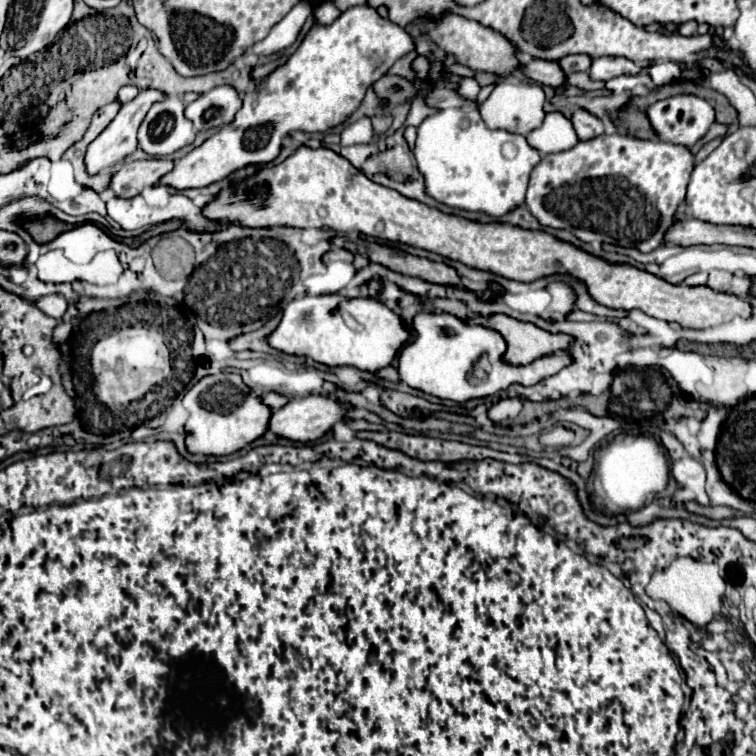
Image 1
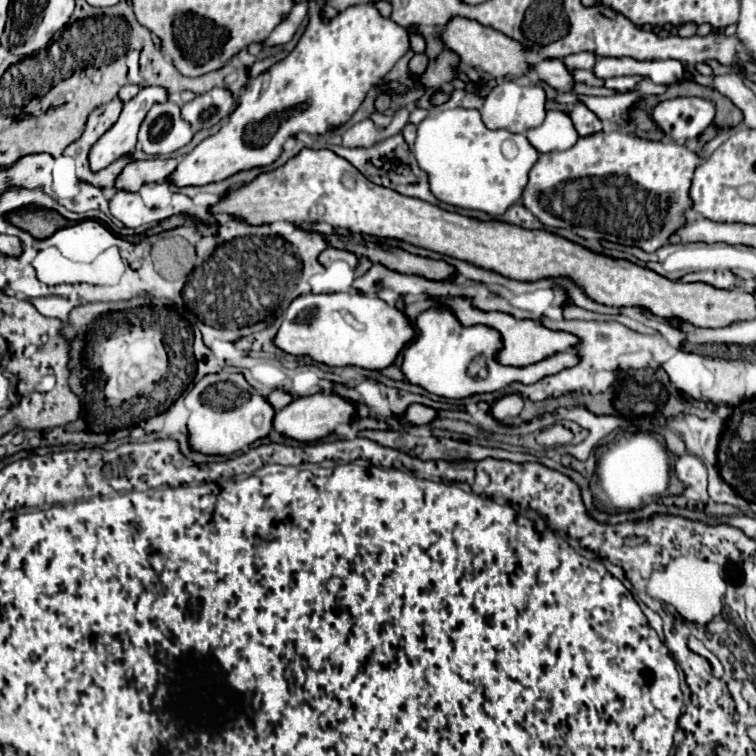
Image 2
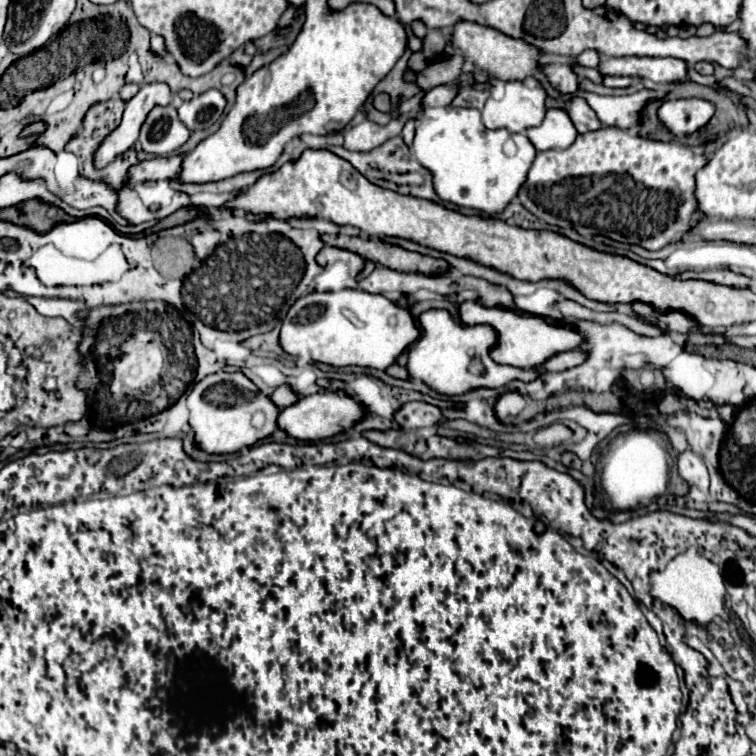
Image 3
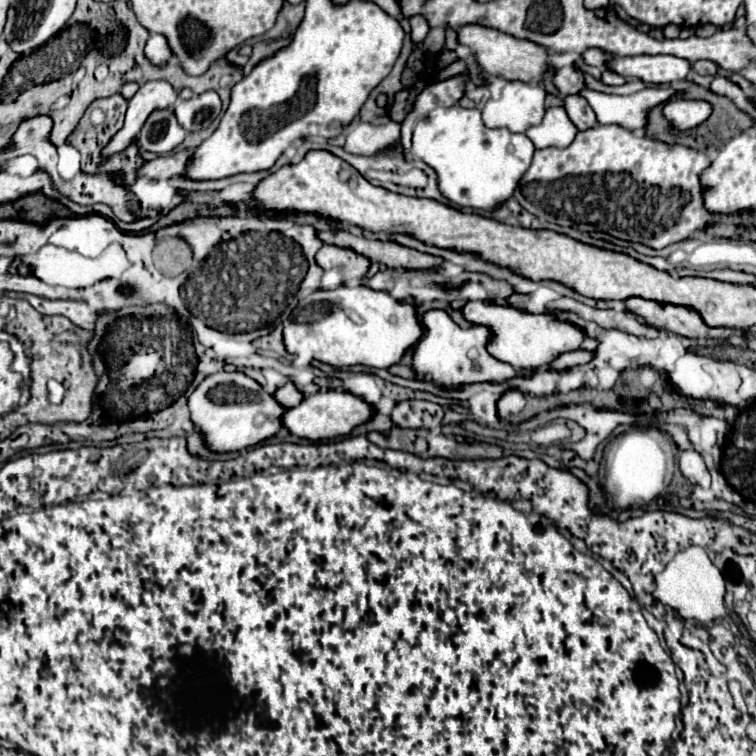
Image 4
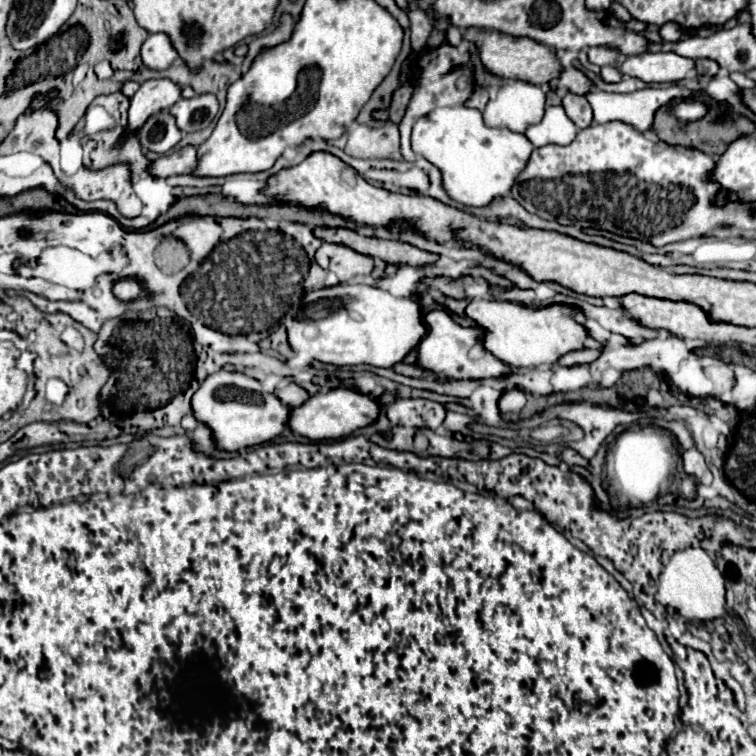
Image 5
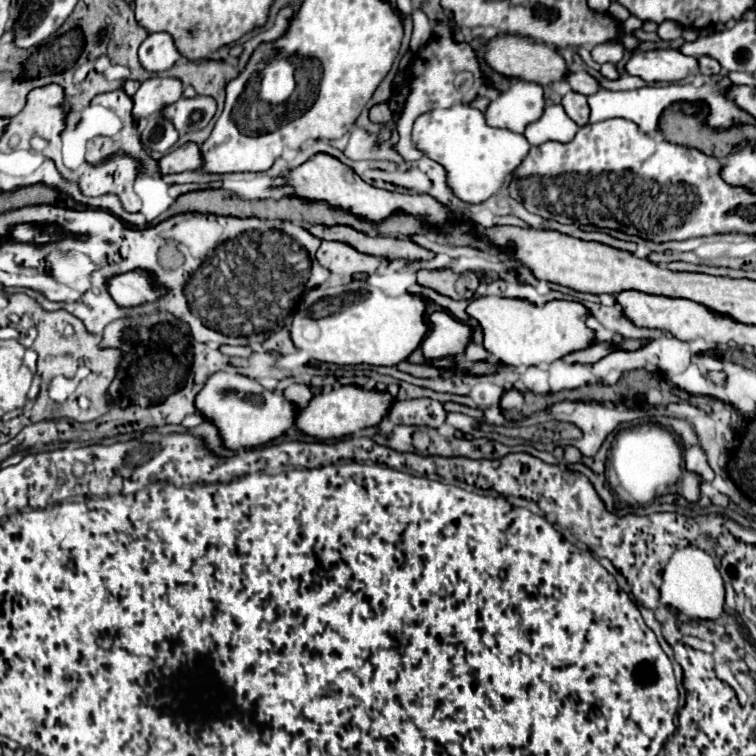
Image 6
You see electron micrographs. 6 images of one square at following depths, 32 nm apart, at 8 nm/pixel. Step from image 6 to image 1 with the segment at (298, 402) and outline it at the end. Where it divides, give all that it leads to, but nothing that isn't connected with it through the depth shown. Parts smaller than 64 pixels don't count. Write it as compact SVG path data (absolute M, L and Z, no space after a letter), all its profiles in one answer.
M270 392L270 394L266 394L266 396L262 396L262 402L270 408L270 410L280 410L286 402L288 402L288 398L286 396L282 396L282 394L276 394L276 392Z

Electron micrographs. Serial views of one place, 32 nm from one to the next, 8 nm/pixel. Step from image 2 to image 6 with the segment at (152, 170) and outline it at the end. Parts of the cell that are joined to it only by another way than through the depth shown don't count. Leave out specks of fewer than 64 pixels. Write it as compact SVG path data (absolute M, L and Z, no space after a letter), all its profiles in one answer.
M188 142L158 160L158 172L162 176L196 168L200 168L200 146L194 142Z

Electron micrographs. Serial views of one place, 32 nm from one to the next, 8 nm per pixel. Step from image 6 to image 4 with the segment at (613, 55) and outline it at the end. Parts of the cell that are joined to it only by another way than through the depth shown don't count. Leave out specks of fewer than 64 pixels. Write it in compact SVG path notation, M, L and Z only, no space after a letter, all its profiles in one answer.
M590 48L590 50L586 50L586 52L582 54L582 58L584 58L586 64L602 68L602 66L604 66L604 60L606 60L608 56L604 56L604 52L596 52L596 48Z

